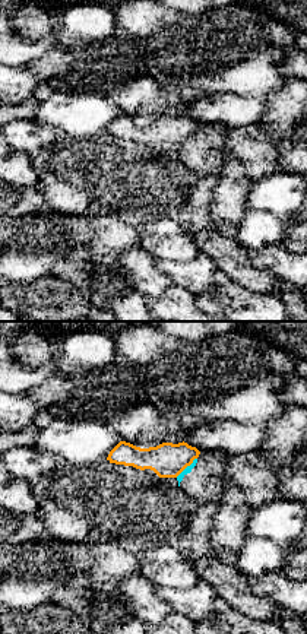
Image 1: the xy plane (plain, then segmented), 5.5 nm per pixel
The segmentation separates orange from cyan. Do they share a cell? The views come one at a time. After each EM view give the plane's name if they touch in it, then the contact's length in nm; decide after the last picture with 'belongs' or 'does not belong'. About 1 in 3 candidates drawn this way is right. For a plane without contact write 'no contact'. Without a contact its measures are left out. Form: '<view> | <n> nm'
xy | 160 nm

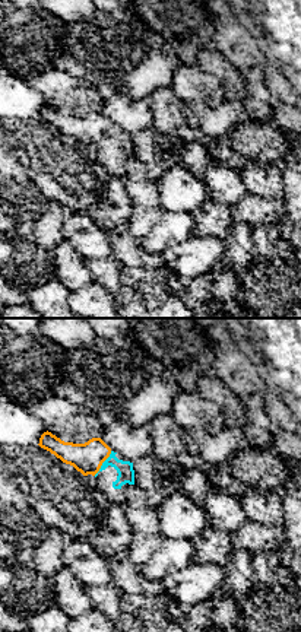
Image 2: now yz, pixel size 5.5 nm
yz | 170 nm

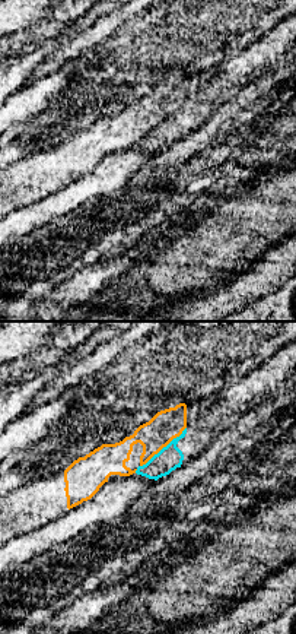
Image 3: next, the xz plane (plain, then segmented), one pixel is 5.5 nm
xz | 340 nm

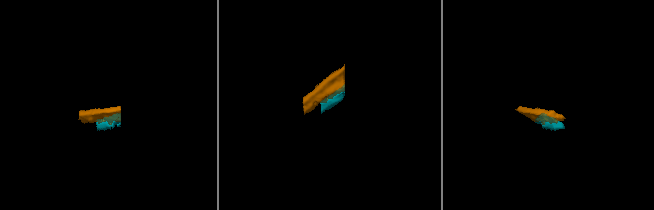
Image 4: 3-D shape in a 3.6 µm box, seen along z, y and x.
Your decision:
does not belong

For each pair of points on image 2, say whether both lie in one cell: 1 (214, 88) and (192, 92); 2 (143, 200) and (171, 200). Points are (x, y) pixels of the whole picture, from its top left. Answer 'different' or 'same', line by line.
1: same
2: different

